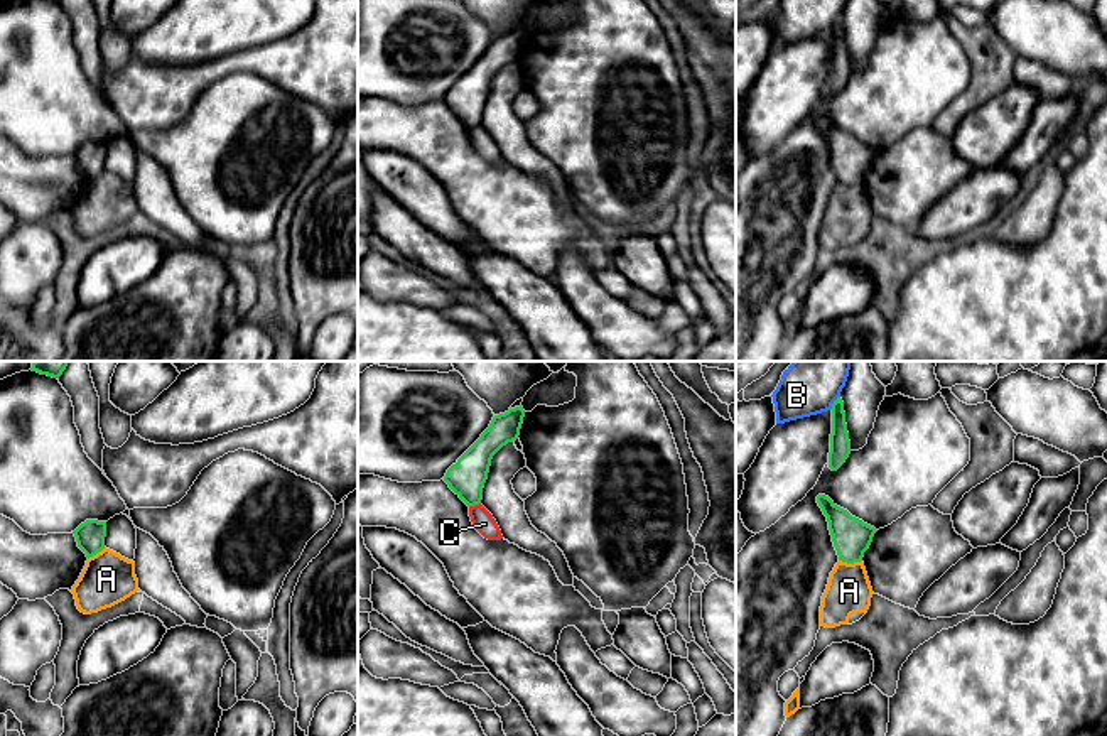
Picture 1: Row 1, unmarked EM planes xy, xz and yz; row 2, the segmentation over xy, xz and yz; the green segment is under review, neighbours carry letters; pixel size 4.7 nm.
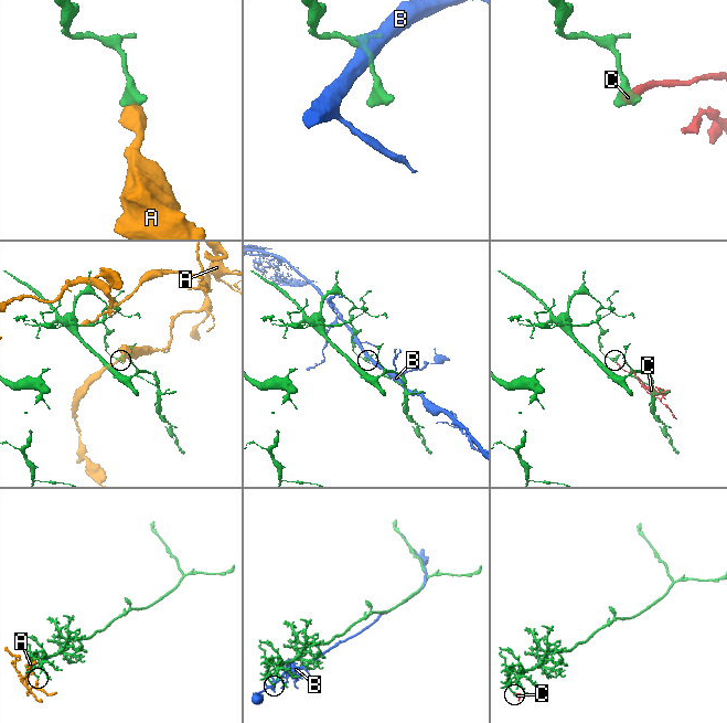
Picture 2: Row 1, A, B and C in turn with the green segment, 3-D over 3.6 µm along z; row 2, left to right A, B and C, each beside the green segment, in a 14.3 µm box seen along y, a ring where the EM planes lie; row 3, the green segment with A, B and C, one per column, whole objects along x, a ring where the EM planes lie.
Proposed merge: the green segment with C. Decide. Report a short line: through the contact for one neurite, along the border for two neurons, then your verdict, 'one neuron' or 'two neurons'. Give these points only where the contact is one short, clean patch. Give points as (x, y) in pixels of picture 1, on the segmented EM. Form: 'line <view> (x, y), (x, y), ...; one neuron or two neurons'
line xz (480, 502), (469, 507); two neurons

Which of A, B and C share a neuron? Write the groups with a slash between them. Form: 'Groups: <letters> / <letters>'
Groups: A / B / C

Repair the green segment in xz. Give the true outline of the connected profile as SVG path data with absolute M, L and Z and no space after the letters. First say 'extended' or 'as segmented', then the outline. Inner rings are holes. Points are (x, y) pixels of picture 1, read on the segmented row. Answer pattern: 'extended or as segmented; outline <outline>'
as segmented; outline M521 405L494 415L481 437L447 469L444 481L467 506L481 503L491 459L503 446L518 439L523 417Z

